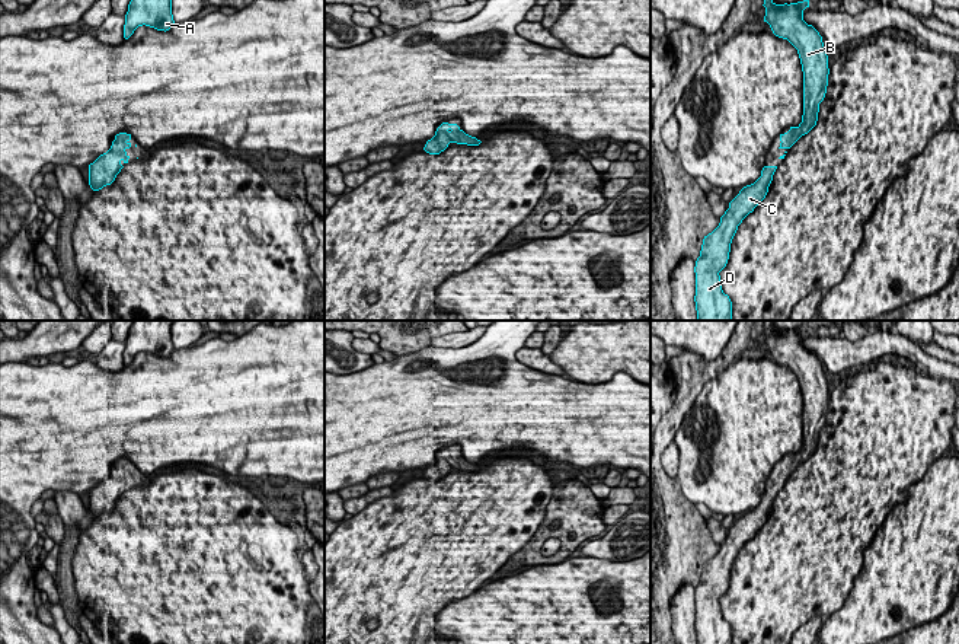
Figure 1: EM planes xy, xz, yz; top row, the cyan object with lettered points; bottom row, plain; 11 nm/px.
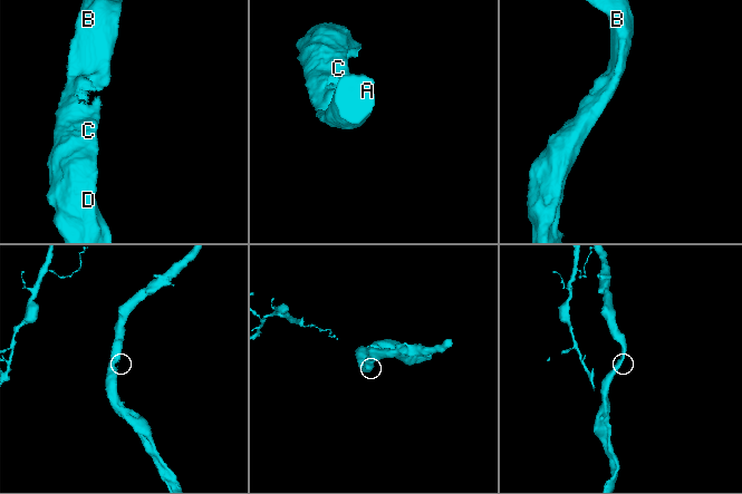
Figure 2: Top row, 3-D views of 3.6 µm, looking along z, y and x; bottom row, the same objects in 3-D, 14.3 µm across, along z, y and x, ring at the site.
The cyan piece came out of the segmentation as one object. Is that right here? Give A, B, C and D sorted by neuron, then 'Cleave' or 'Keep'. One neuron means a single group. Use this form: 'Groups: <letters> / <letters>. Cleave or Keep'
Groups: A B C D. Keep

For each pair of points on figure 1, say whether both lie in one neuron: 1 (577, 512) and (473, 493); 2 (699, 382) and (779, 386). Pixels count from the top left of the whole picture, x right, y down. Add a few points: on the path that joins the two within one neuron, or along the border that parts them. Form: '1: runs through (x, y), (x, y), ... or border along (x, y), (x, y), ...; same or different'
1: border along (556, 485), (546, 516), (536, 531); different
2: border along (710, 379), (687, 411); different

